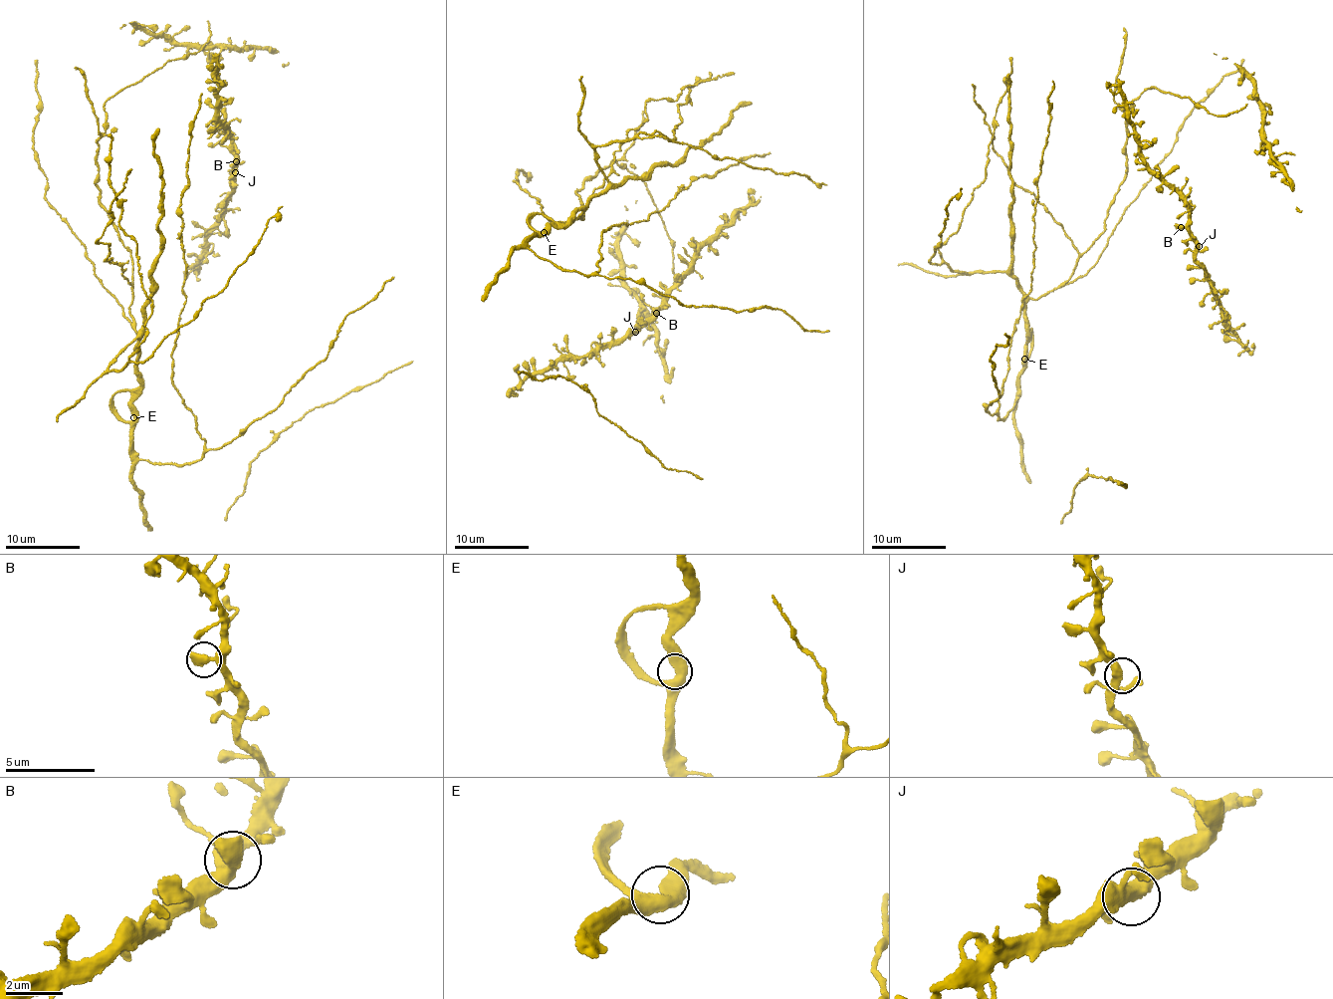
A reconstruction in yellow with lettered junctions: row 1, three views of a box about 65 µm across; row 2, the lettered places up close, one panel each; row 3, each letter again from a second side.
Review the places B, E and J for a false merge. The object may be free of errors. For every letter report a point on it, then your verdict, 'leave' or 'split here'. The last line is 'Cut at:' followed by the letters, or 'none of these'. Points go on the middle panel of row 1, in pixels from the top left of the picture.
B: (656, 313) | leave
E: (544, 232) | leave
J: (635, 332) | leave
Cut at: none of these

